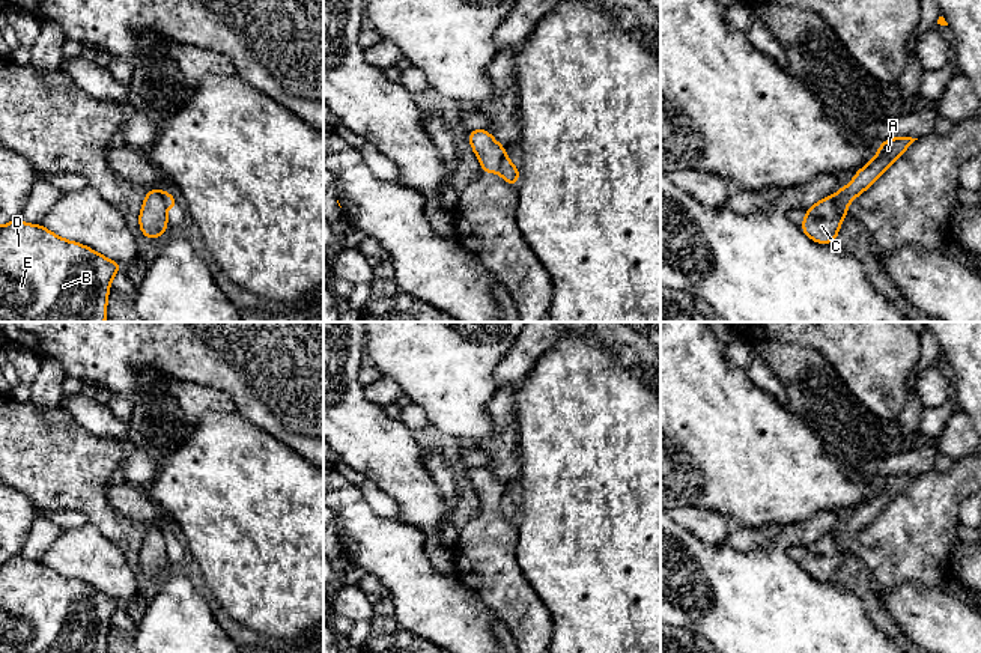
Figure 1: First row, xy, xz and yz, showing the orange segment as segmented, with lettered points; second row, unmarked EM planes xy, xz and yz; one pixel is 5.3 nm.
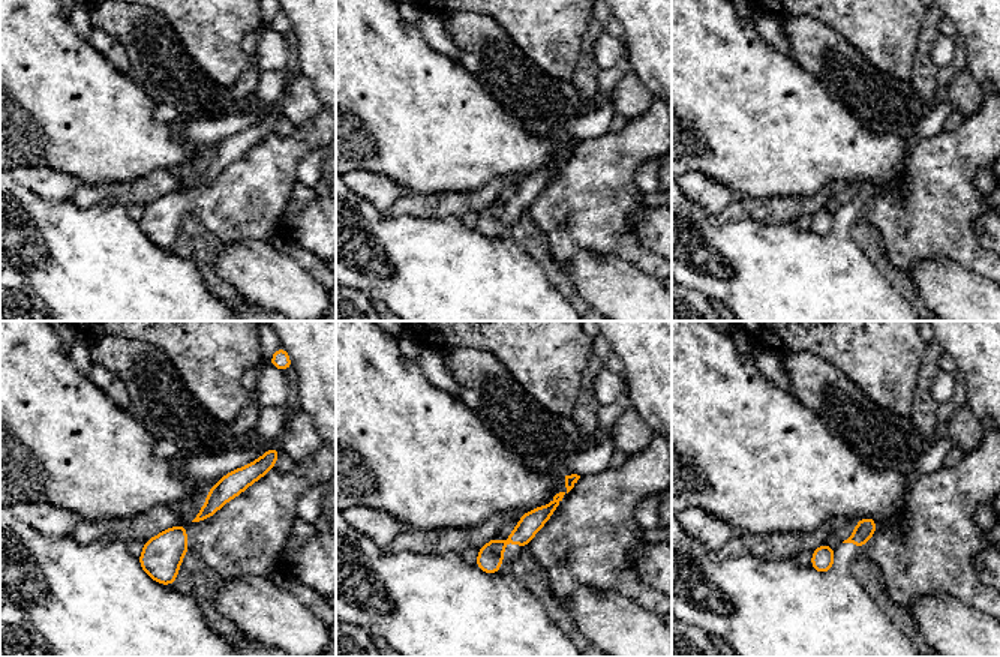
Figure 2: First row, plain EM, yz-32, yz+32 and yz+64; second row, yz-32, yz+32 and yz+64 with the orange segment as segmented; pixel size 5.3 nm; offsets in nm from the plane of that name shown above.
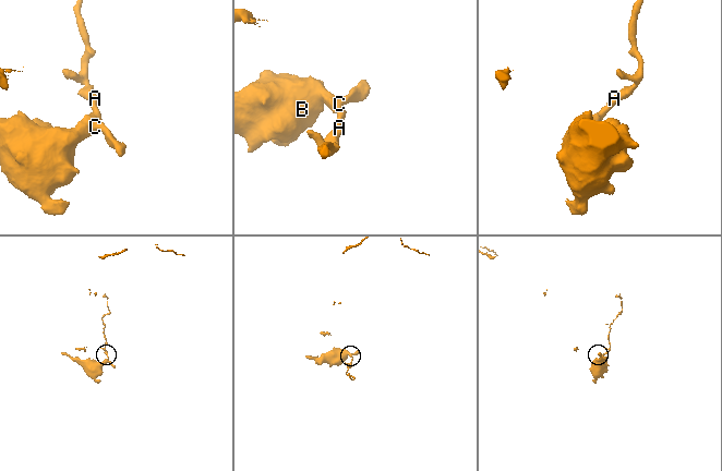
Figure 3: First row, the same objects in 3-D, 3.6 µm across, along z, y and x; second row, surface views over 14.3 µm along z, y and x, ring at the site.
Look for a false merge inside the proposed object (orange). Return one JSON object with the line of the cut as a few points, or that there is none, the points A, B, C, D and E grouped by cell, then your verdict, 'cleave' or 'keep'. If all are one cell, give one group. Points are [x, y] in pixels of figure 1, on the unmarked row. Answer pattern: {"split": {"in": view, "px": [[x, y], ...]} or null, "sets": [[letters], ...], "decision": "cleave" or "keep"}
{"split": {"in": "xy", "px": [[161, 528], [166, 545]]}, "sets": [["A"], ["B", "C", "D", "E"]], "decision": "cleave"}

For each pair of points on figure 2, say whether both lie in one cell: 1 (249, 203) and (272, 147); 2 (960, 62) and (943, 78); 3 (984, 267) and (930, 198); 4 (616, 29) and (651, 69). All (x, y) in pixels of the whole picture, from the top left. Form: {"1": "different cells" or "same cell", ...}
{"1": "same cell", "2": "same cell", "3": "same cell", "4": "different cells"}

